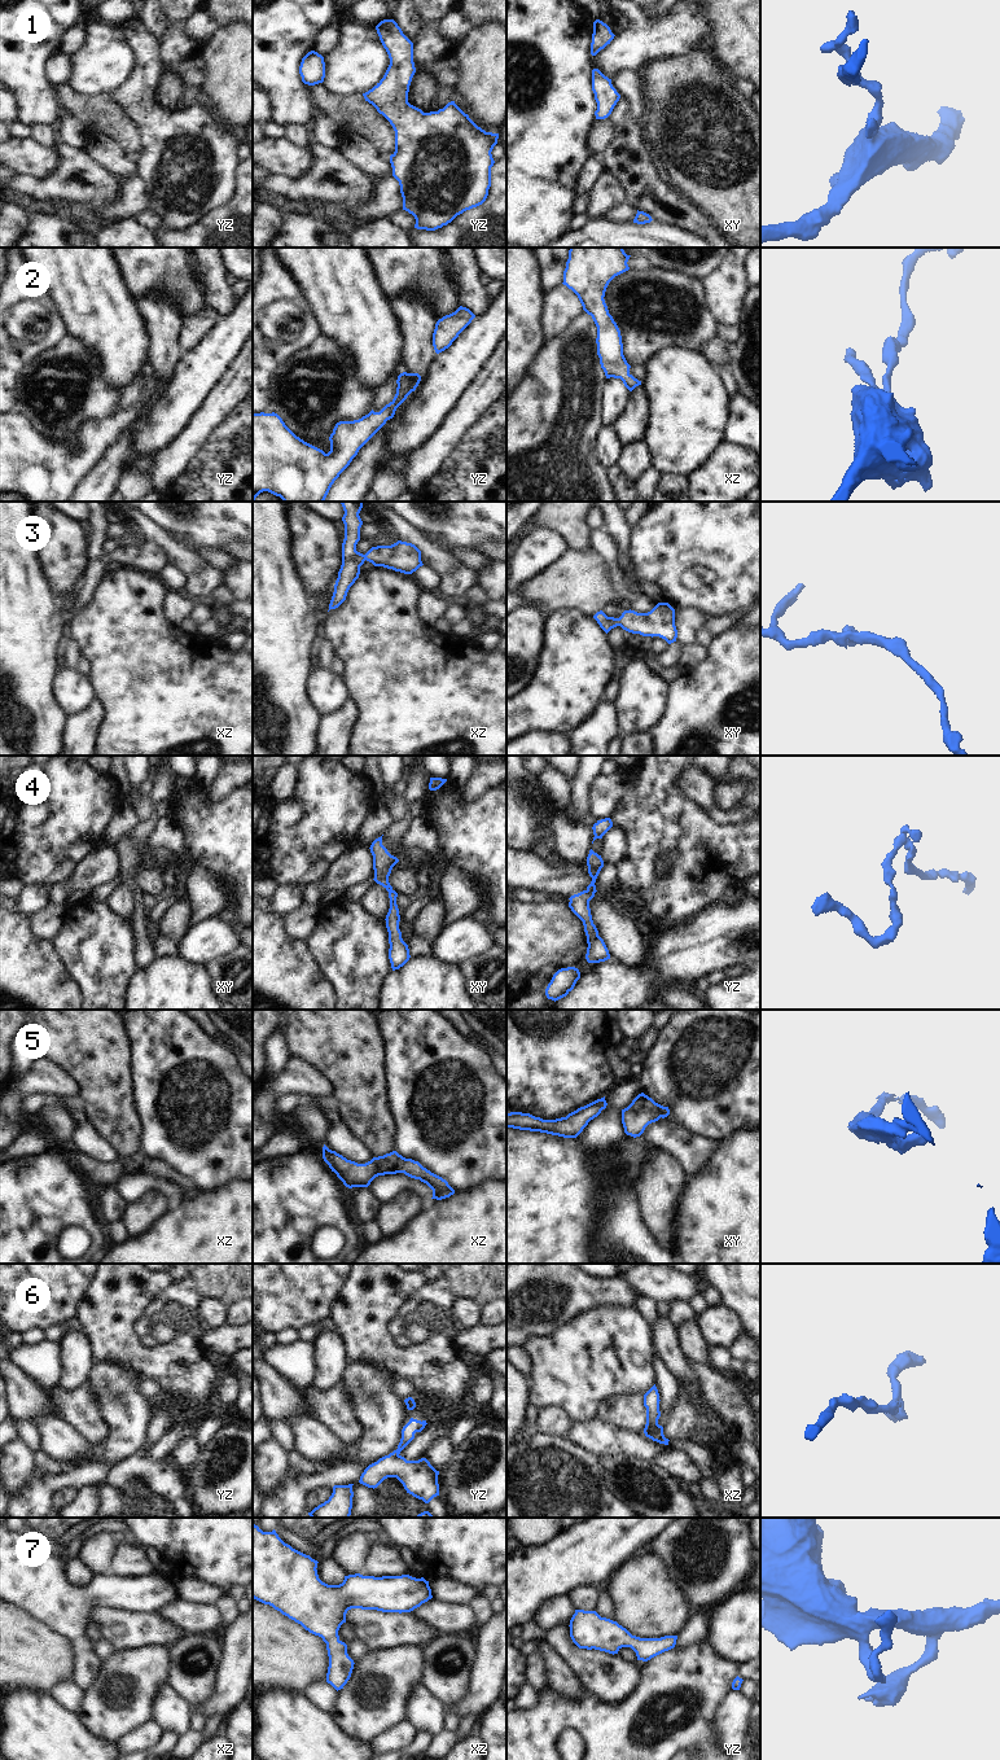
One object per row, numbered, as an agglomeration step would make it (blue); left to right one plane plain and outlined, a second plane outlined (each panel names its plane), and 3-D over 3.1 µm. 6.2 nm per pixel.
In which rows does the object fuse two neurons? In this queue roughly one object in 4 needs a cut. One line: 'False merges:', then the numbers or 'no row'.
False merges: no row.

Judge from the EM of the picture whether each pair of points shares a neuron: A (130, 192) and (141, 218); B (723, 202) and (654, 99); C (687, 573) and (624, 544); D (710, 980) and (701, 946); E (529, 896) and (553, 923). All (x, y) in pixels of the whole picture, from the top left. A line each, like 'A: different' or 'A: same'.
A: different
B: same
C: different
D: different
E: different

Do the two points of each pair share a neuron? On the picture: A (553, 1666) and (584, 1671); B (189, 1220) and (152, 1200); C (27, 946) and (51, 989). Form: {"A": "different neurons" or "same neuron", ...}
{"A": "different neurons", "B": "different neurons", "C": "same neuron"}

